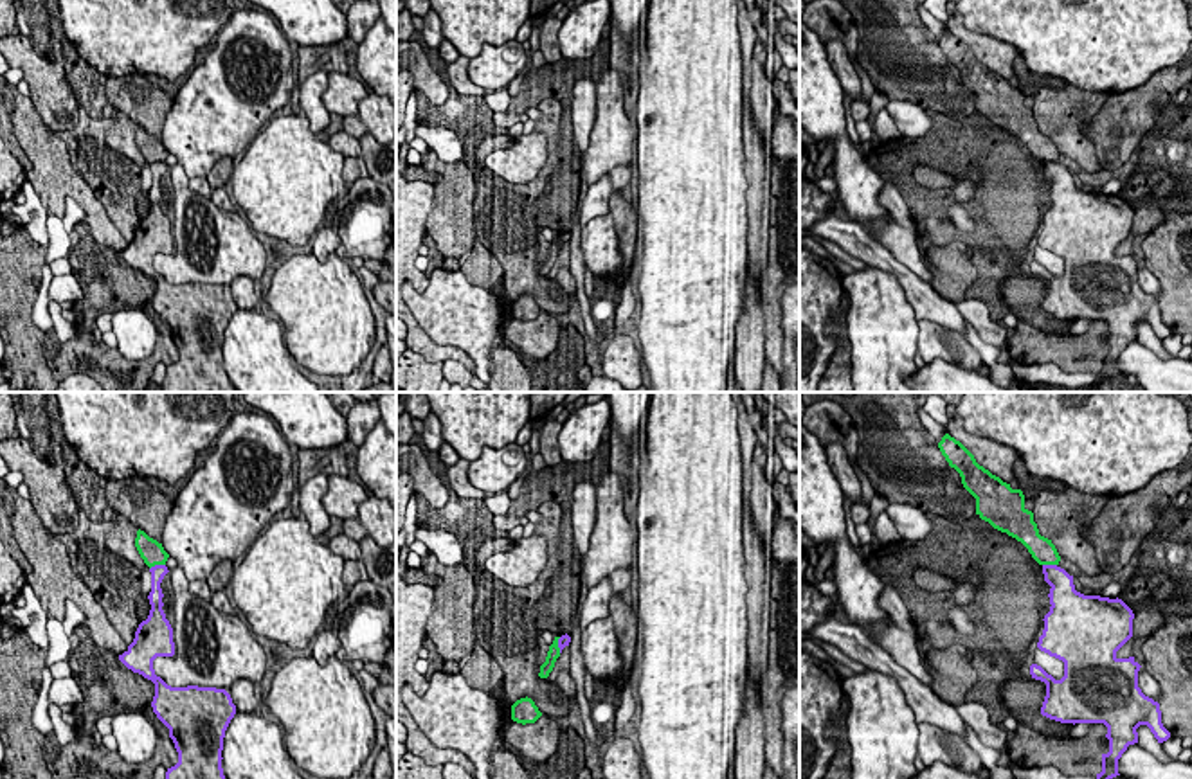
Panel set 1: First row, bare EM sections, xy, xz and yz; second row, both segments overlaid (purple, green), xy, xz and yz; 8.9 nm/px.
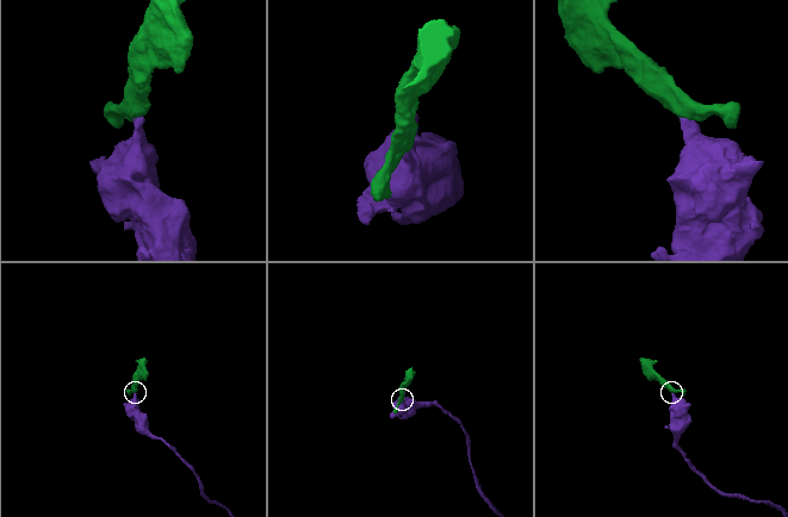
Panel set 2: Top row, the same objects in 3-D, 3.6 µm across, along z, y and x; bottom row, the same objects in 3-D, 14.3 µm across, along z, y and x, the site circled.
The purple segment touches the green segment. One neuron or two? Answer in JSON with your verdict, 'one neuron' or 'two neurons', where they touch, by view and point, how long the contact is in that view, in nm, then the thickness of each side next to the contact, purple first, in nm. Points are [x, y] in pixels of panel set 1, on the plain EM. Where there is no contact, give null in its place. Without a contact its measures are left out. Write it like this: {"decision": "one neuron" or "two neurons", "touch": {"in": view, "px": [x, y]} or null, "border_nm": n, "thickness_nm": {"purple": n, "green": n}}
{"decision": "two neurons", "touch": {"in": "xy", "px": [157, 162]}, "border_nm": 150, "thickness_nm": {"purple": 130, "green": 200}}

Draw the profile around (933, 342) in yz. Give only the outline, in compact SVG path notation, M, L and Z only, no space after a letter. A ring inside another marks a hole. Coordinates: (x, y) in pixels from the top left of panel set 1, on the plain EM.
M918 320L917 345L924 363L942 358L947 363L954 363L965 371L980 371L983 363L978 349L963 336L931 320Z

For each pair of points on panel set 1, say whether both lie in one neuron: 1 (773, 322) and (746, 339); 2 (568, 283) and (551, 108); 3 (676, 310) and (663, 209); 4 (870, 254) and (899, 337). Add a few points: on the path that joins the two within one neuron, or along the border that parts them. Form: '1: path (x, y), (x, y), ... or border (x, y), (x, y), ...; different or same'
1: border (760, 299), (766, 358); different
2: border (553, 279), (571, 295); different
3: path (676, 285), (676, 234); same
4: border (868, 263), (888, 270), (906, 294); different

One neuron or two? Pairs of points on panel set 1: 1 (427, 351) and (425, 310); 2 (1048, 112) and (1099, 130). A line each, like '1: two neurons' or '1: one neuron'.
1: two neurons
2: two neurons

